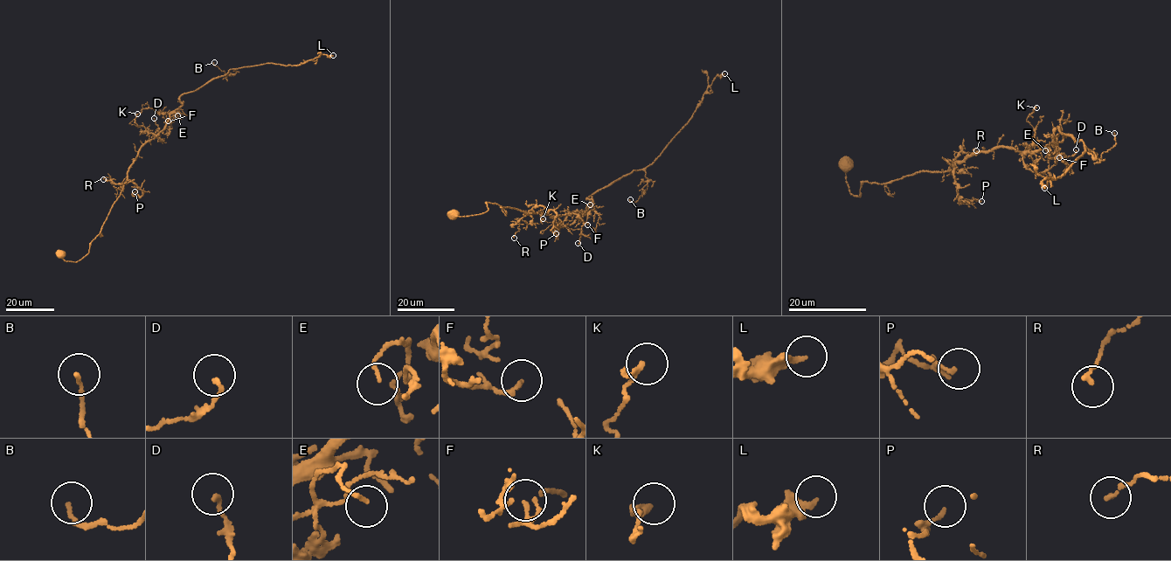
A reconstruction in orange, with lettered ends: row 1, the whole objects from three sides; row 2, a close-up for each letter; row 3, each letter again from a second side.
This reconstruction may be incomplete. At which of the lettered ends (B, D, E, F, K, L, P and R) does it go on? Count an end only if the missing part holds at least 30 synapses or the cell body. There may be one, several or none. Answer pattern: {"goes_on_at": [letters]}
{"goes_on_at": []}

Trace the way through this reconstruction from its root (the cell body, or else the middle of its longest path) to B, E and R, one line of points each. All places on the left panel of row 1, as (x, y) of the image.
B: (58, 253), (74, 262), (88, 253), (142, 145), (165, 128), (181, 96), (236, 72), (214, 62)
E: (58, 253), (65, 261), (74, 262), (88, 253), (142, 145), (164, 129), (173, 113), (177, 115)
R: (58, 253), (65, 261), (74, 262), (88, 253), (92, 241), (100, 233), (123, 186), (109, 177), (103, 179)

